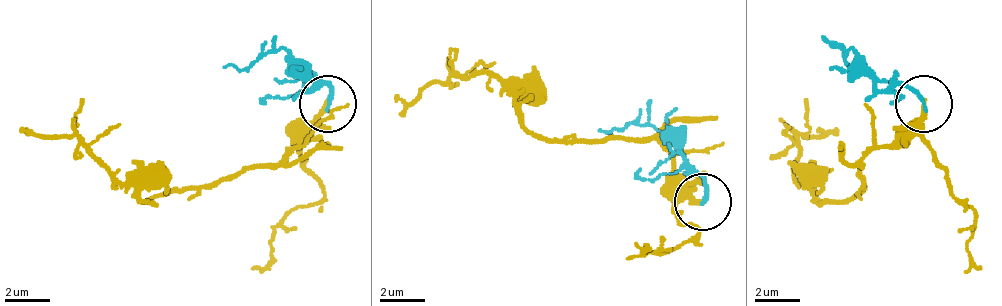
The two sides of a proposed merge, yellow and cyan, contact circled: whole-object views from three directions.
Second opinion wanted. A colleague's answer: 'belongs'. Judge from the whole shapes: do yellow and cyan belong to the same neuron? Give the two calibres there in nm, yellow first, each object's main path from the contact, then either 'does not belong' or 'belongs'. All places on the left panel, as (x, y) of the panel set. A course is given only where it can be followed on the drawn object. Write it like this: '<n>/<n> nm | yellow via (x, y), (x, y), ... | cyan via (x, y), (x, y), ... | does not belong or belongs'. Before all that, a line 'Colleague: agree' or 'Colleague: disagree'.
Colleague: agree
240/190 nm | yellow via (326, 102), (281, 159), (167, 188), (139, 199), (76, 136), (36, 136), (19, 125) | cyan via (326, 102), (326, 85), (315, 91), (281, 51), (224, 68) | belongs

